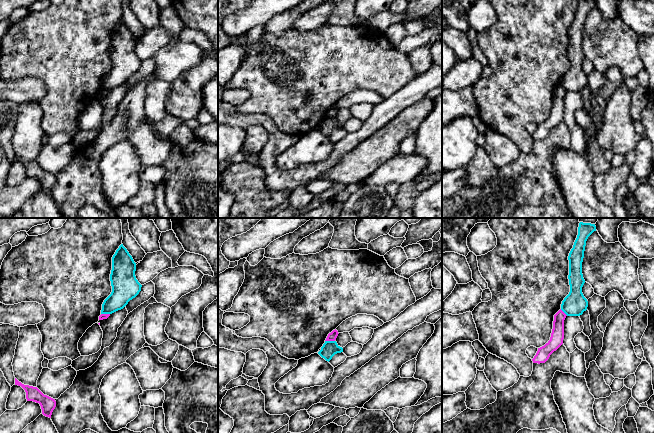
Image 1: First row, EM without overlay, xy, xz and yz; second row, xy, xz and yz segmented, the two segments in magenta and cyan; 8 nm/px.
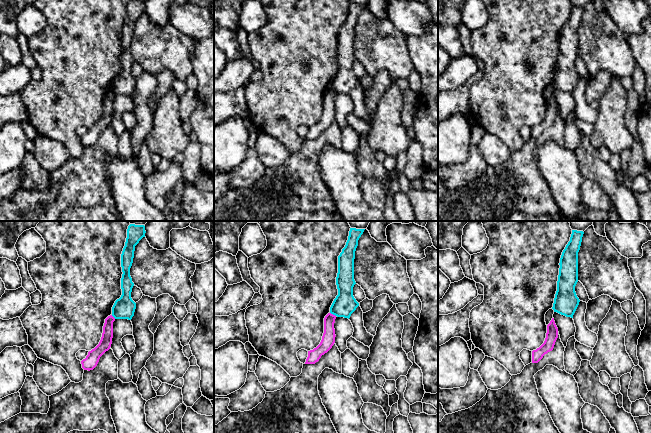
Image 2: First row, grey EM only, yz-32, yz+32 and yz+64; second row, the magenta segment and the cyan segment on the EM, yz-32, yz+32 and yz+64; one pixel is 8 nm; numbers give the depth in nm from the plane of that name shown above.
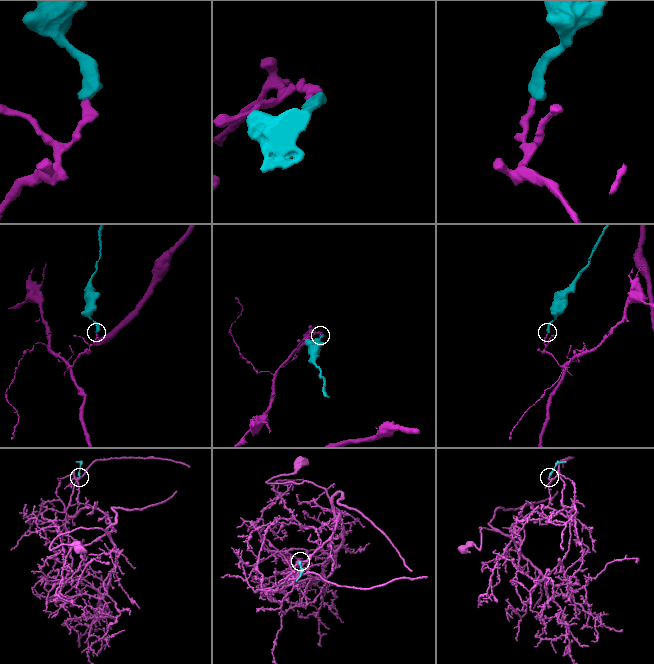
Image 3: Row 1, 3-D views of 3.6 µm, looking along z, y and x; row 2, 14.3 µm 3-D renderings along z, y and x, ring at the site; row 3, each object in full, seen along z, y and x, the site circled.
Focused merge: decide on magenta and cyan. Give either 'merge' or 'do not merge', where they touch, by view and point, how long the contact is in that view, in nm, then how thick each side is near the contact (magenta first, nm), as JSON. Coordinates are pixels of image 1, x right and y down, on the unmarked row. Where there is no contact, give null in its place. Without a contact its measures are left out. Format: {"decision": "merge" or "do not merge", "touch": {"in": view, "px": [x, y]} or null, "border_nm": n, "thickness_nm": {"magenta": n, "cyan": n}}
{"decision": "do not merge", "touch": {"in": "xz", "px": [330, 116]}, "border_nm": 80, "thickness_nm": {"magenta": 70, "cyan": 120}}

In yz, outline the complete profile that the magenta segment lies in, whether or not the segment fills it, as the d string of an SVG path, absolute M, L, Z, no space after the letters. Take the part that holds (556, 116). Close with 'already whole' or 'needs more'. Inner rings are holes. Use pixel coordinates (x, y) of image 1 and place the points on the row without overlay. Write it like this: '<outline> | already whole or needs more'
M561 85L554 91L550 116L544 122L538 124L536 131L532 135L533 139L545 139L550 131L563 120L564 96L566 92Z | already whole

